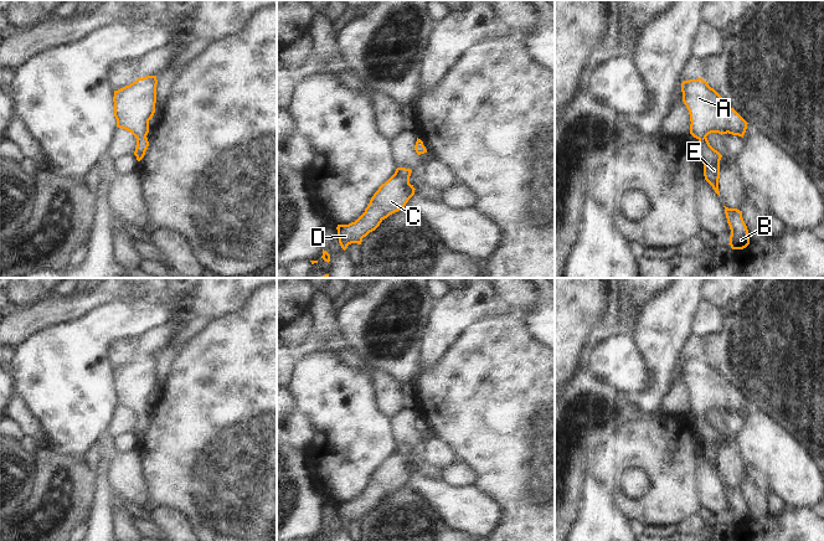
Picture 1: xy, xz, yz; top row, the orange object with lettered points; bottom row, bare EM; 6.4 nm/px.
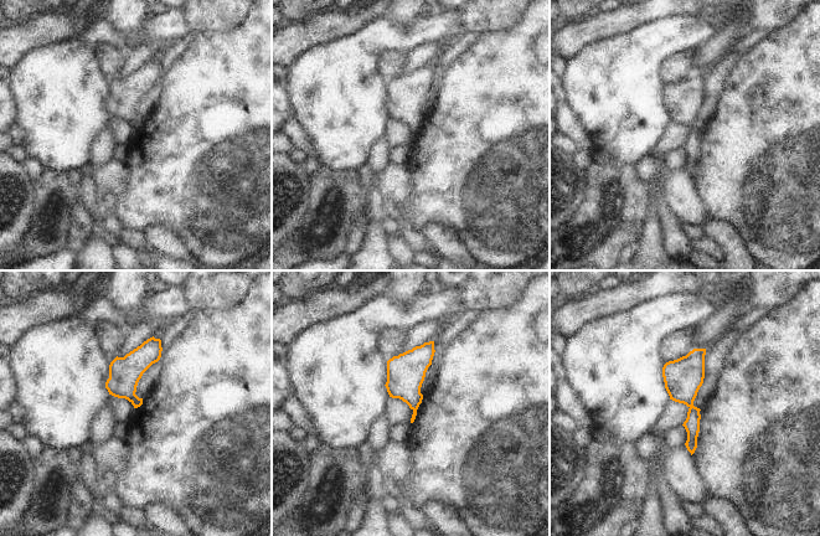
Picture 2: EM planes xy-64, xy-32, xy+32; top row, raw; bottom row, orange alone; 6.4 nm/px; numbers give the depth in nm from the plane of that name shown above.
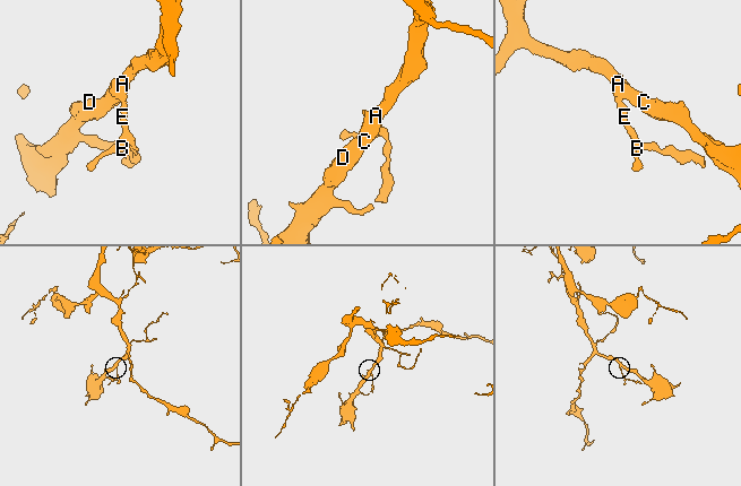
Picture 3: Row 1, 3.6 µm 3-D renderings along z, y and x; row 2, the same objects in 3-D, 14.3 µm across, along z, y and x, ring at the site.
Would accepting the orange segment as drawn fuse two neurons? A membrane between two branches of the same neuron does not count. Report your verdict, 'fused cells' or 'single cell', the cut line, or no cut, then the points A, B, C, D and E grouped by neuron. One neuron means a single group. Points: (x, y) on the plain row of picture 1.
single cell; no cut; A B C D E

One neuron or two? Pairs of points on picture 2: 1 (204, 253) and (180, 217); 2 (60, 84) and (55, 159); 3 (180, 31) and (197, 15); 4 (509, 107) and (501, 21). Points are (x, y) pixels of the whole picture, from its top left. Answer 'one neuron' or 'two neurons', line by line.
1: one neuron
2: one neuron
3: two neurons
4: two neurons

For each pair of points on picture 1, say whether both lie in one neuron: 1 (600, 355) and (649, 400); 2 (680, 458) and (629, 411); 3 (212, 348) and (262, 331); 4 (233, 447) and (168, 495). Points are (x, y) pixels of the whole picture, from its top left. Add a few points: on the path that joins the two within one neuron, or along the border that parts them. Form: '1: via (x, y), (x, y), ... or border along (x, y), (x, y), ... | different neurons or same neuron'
1: border along (644, 362), (648, 385), (629, 396) | different neurons
2: border along (653, 416), (629, 420), (613, 434) | different neurons
3: via (225, 348), (246, 348), (250, 344) | same neuron
4: via (217, 448), (184, 479) | same neuron

